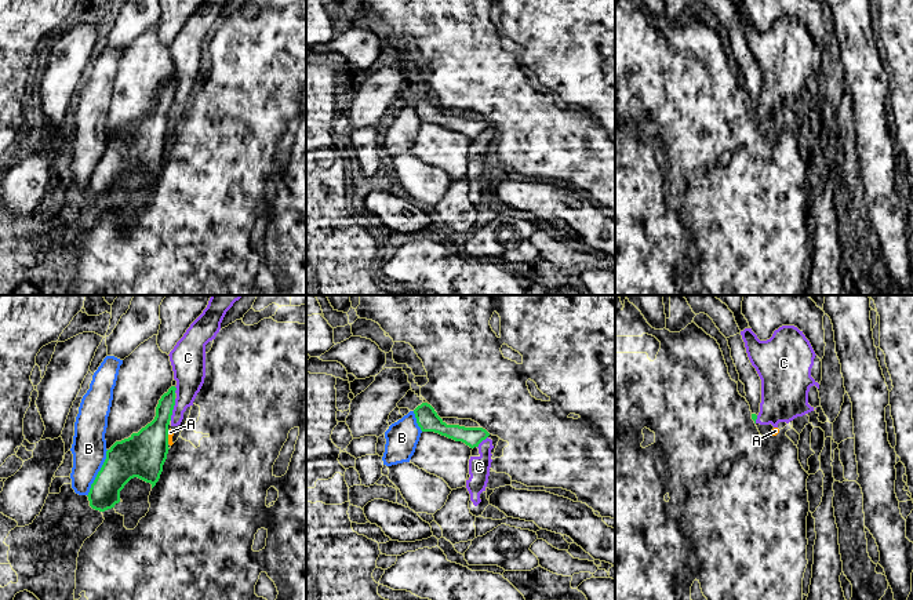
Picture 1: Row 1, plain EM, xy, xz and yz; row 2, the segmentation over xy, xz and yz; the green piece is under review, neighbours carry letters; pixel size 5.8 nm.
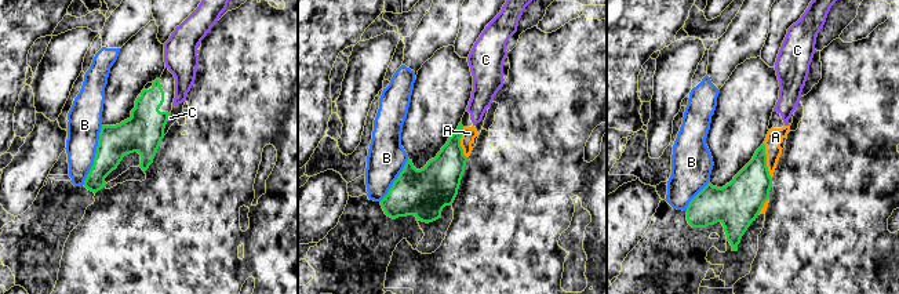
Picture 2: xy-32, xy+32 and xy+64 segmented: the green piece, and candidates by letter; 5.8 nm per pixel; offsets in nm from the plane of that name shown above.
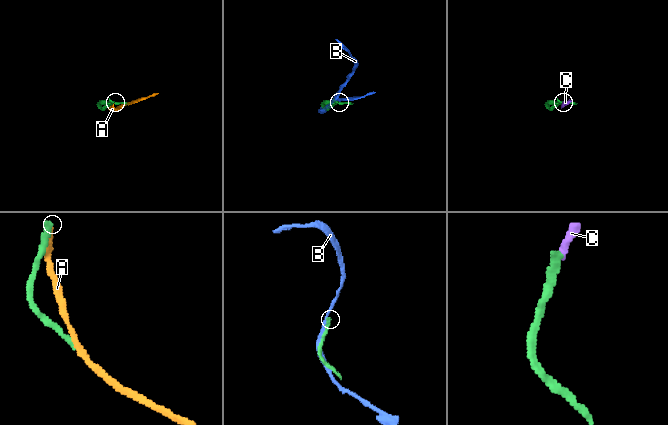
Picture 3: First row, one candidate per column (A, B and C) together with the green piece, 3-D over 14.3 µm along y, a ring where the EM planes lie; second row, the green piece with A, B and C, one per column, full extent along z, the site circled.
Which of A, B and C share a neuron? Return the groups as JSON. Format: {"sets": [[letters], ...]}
{"sets": [["A", "C"], ["B"]]}

